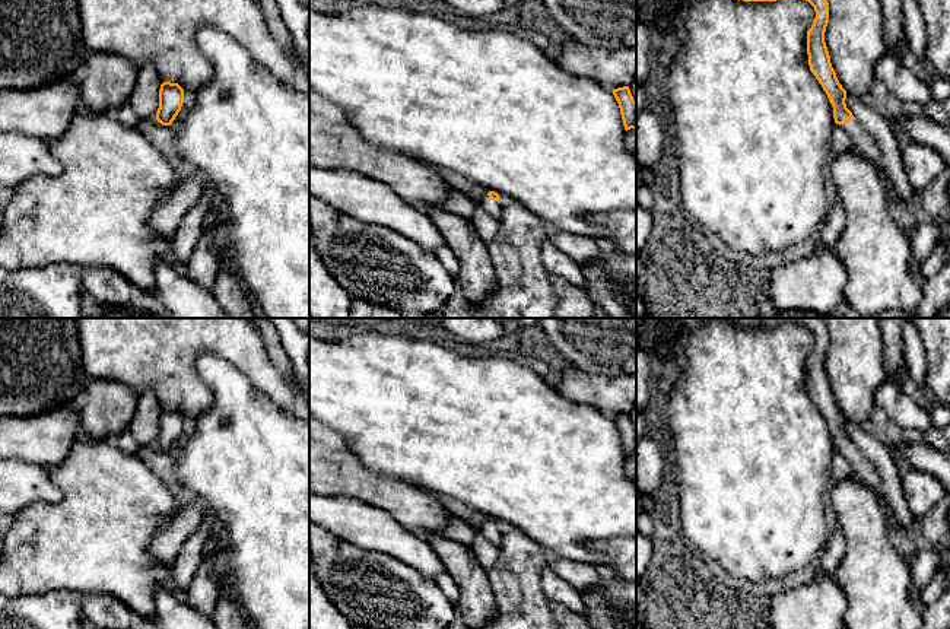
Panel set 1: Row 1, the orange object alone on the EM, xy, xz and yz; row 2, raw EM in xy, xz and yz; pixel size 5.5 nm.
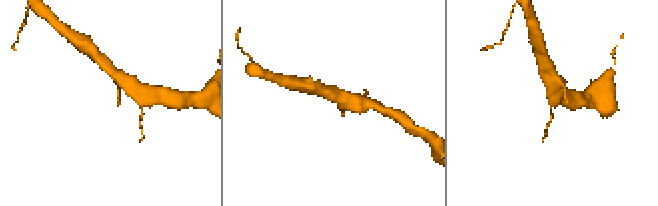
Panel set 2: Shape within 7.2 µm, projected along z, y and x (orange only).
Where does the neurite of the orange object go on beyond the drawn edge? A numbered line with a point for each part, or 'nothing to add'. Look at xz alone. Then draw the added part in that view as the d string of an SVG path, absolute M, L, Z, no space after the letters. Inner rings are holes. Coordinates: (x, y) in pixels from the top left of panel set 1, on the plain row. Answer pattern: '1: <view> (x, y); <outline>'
1: xz (491, 533); M487 521L480 527L482 534L495 546L501 547L503 534L496 527L492 527Z

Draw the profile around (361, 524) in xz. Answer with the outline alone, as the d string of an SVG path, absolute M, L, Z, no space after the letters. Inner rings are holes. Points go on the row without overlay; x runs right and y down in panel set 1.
M309 493L309 522L323 527L353 546L390 555L432 579L445 572L444 563L422 536L406 530L388 512L369 503L347 496Z

